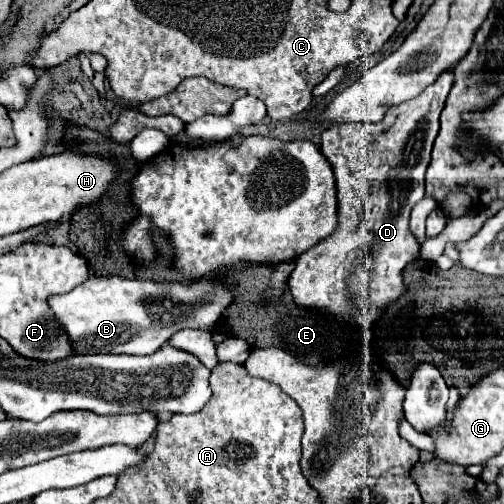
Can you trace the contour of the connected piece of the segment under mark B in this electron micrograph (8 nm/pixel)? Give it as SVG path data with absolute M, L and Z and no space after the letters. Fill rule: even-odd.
M230 275L202 277L190 283L90 277L70 293L50 297L48 305L68 331L76 353L148 355L160 349L180 329L210 331L234 299L232 285L234 279Z

